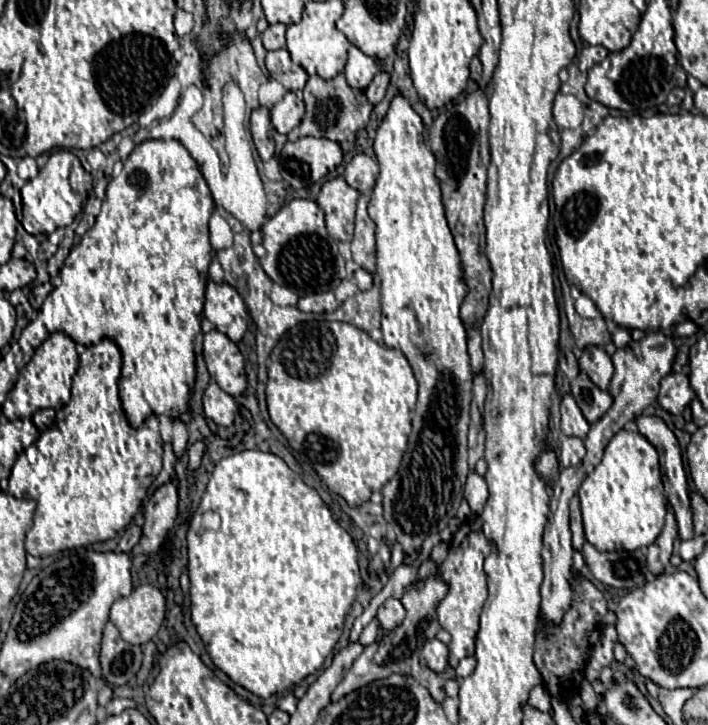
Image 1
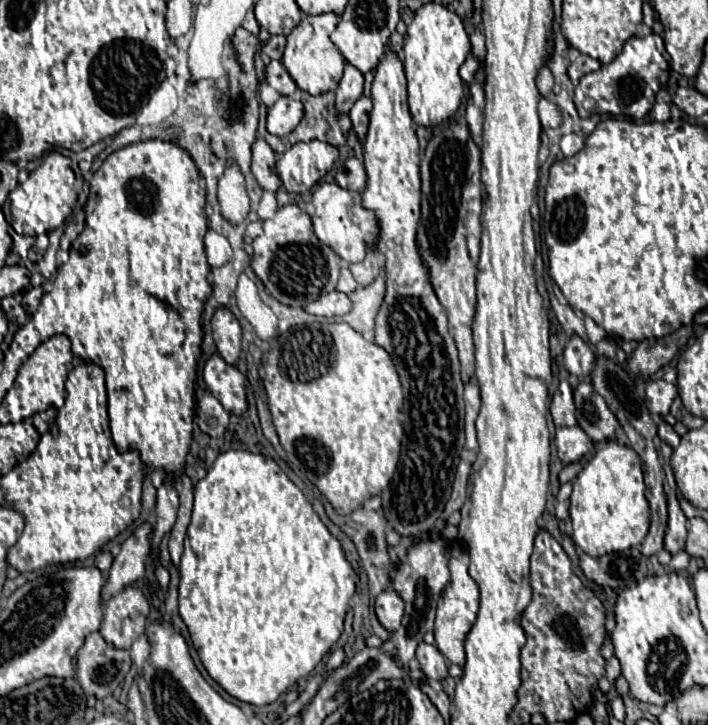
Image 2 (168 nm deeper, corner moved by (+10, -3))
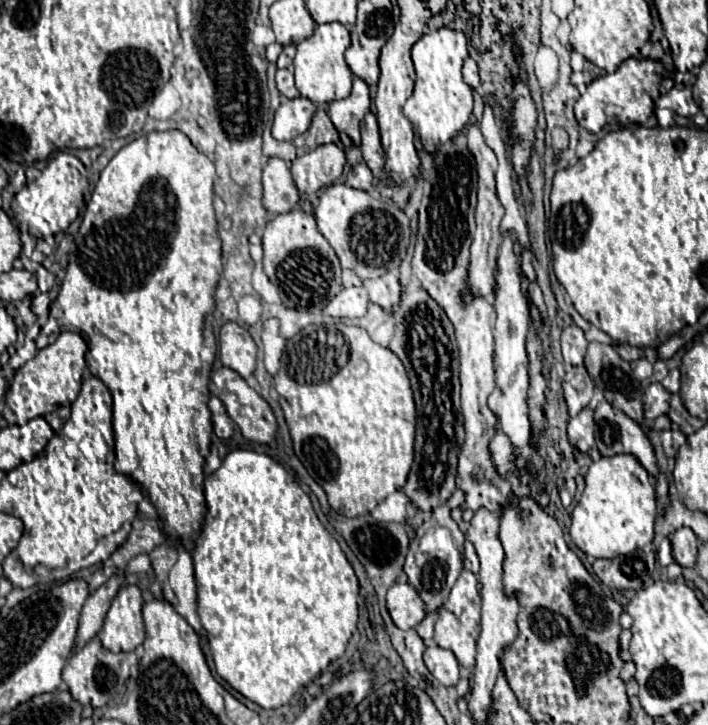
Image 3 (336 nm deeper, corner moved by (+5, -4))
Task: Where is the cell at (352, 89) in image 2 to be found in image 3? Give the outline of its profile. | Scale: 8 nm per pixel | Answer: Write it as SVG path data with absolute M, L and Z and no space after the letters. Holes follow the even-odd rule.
M354 78L350 96L328 104L328 114L338 132L346 132L352 144L360 144L360 122L370 110L368 84L362 78Z

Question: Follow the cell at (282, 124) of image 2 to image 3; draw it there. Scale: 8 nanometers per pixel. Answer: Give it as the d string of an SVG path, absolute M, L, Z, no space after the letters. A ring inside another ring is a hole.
M292 98L280 104L276 110L272 136L276 140L288 140L292 142L296 136L304 134L310 126L310 120L314 116L314 104L308 98Z

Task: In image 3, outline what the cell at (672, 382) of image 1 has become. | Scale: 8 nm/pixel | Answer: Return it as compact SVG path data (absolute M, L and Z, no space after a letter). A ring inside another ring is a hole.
M652 382L644 390L644 404L646 404L646 420L654 422L658 416L668 412L668 408L670 408L670 392L660 382Z

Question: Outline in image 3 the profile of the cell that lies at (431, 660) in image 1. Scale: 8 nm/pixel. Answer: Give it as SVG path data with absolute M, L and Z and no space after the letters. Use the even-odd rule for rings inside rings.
M428 646L424 652L424 664L430 670L430 674L444 686L456 686L460 674L458 674L458 662L456 656L440 646Z

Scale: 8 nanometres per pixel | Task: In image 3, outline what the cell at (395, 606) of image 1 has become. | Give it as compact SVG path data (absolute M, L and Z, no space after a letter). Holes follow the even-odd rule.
M404 580L396 582L388 588L386 606L388 606L388 612L394 620L394 624L400 630L414 628L426 616L418 592L414 592L414 588L410 588L410 584L406 584Z

